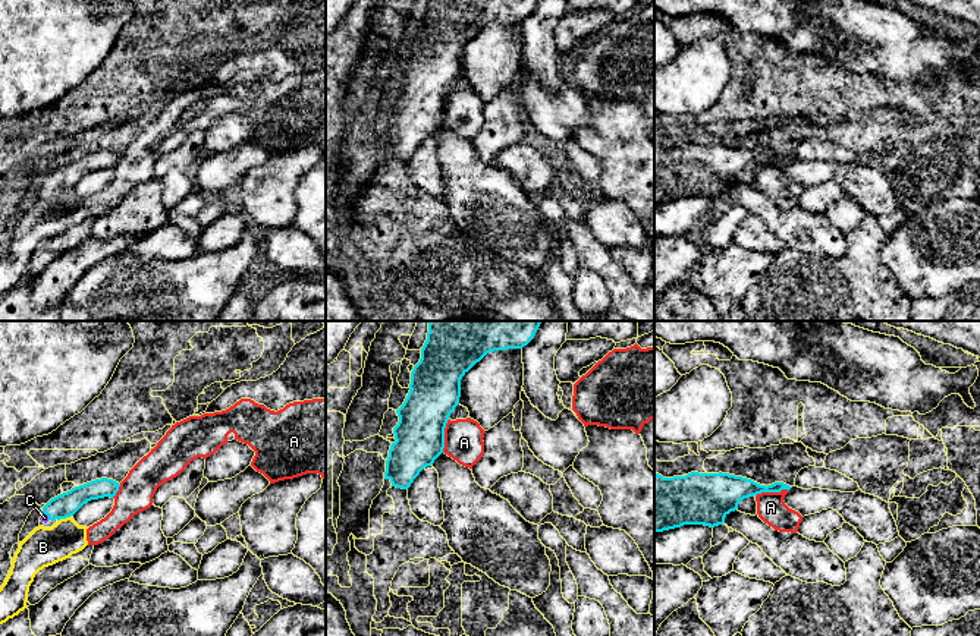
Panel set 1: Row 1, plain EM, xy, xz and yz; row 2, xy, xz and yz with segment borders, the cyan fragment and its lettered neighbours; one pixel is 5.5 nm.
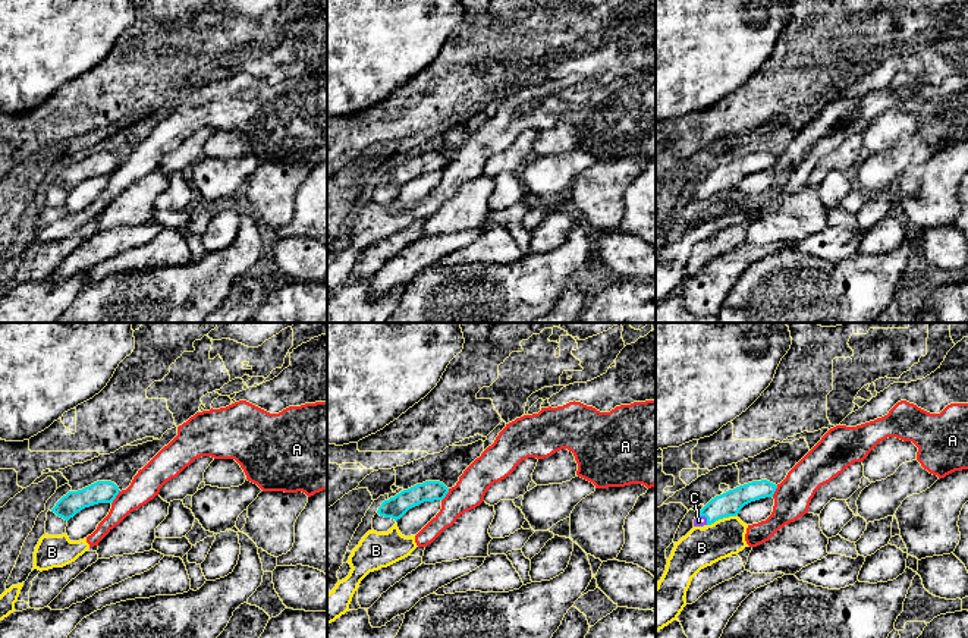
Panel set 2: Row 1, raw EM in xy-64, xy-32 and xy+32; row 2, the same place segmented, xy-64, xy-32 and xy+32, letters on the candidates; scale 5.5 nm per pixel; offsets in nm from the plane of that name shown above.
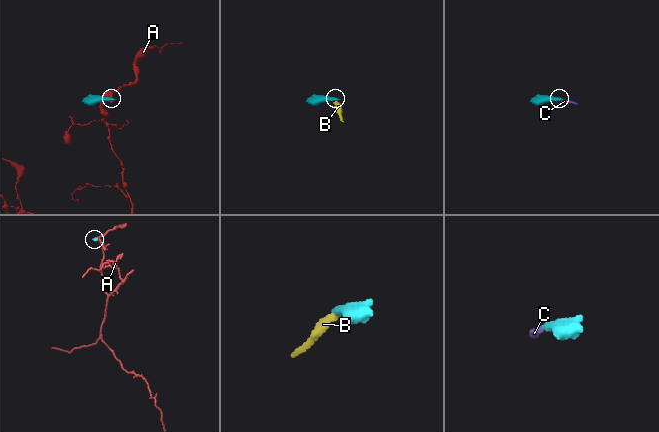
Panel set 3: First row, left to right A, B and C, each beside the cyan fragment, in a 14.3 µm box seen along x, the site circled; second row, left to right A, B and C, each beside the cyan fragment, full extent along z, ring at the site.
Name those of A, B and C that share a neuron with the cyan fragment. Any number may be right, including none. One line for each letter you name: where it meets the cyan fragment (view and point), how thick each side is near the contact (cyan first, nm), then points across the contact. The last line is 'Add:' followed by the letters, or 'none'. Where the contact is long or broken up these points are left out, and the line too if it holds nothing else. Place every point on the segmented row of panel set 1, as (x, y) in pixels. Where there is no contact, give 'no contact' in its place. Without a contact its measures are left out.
C: xy (47, 515) | 140/50 nm | across xy (66, 504), (53, 509), (47, 515), (44, 518)
Add: C

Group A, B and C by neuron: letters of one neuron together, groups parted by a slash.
A B / C

